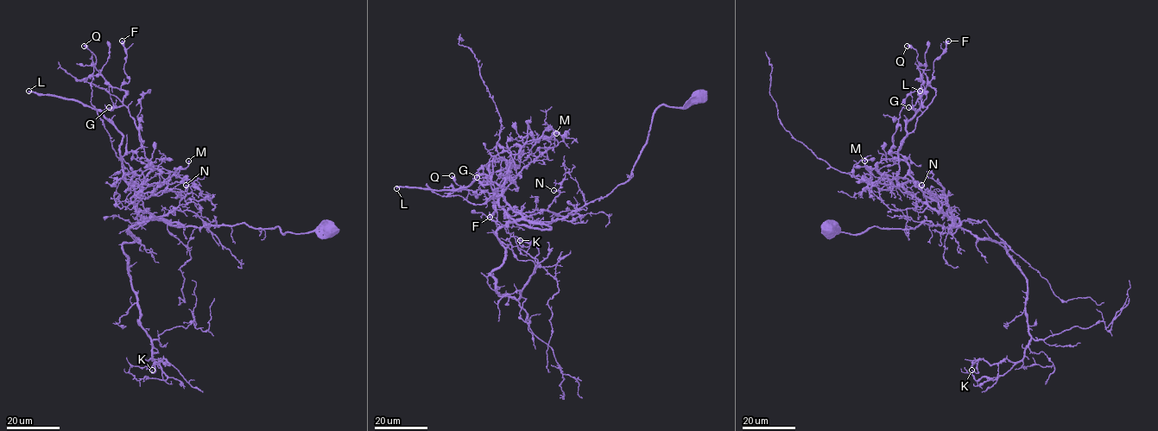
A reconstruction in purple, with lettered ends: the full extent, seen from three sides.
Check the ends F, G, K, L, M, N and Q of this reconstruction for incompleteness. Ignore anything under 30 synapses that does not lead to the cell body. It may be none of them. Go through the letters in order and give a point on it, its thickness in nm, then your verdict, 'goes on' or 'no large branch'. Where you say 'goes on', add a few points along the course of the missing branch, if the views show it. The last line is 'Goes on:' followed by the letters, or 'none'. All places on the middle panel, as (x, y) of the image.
F: place (490, 217); calibre 550 nm; no large branch
G: place (477, 177); calibre 160 nm; no large branch
K: place (520, 240); calibre 200 nm; no large branch
L: place (396, 188); calibre 380 nm; goes on
M: place (556, 133); calibre 240 nm; no large branch
N: place (553, 190); calibre 100 nm; no large branch
Q: place (452, 175); calibre 440 nm; no large branch
Goes on: L

